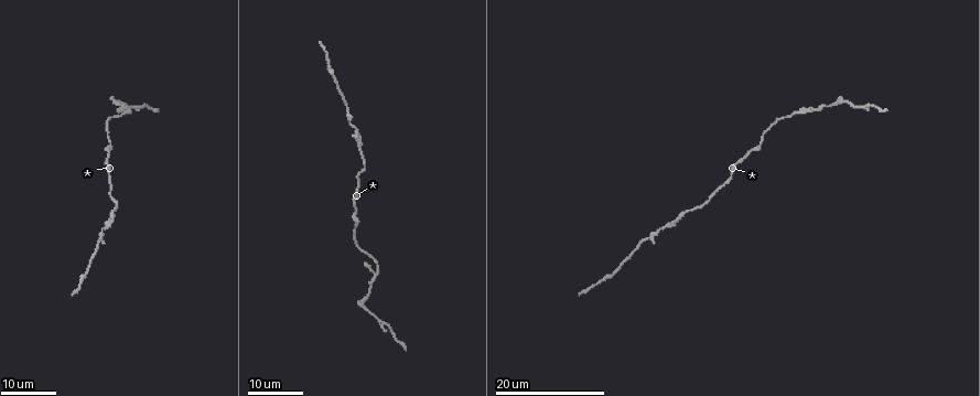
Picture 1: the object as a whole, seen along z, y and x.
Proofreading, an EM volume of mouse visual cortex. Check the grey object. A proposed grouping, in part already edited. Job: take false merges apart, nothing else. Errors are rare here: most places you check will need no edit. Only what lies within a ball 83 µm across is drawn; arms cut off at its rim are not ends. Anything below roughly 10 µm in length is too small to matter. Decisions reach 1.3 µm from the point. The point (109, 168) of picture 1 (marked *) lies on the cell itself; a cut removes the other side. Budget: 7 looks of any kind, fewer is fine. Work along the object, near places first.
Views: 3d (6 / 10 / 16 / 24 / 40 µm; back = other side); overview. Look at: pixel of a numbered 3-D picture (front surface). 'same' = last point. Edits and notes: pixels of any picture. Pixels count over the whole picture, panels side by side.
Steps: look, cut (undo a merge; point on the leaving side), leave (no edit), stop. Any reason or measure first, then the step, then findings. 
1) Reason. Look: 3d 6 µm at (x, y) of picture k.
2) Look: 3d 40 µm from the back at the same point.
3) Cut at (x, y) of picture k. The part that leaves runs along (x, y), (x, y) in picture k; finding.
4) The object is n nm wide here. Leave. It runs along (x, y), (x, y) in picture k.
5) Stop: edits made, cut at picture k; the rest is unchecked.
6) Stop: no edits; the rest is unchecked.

Thick turns thin. Look: 3d 24 µm at (110, 144) of picture 1.

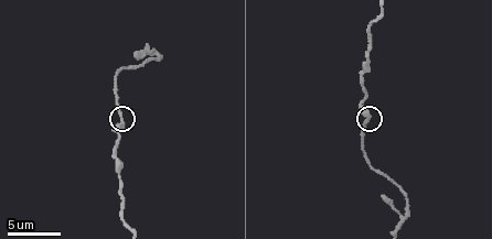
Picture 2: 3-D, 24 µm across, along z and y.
Look: 3d 6 µm at (121, 121) of picture 2.

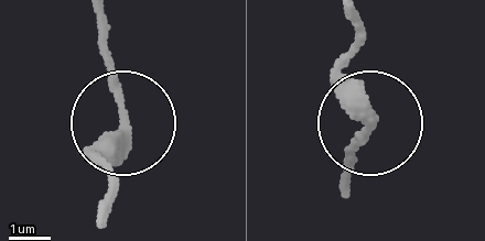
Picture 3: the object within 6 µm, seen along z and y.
Leave. Continuous, no second cell.

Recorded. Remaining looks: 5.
Three arms meet. Look: 3d 6 µm at (406, 214) of picture 2.

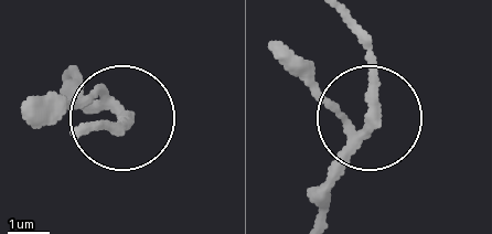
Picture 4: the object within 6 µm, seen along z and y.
3 arms meet here. Leave. It runs along (346, 18), (367, 60), (367, 124), (318, 193) in picture 4; all the same cell.

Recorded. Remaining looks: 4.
Sudden change in width. Look: 3d 16 µm at (107, 223) of picture 1.

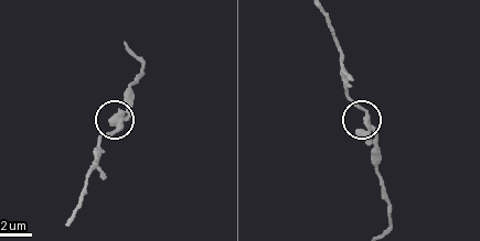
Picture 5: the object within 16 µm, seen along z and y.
Look: 3d 10 µm at (119, 126) of picture 5.

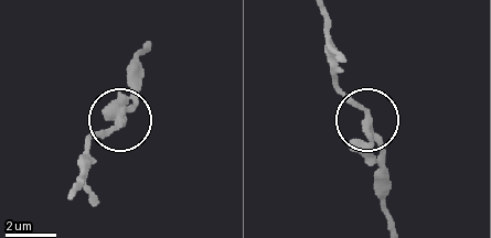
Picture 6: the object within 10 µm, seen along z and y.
Look: 3d 6 µm at (367, 122) of picture 6.

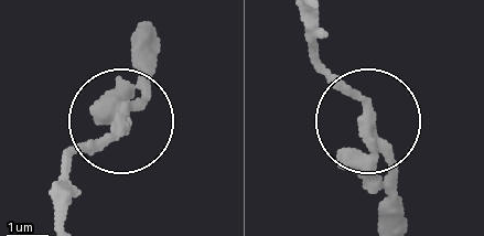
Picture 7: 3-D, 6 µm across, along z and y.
The object is 260 nm wide here. Leave. It runs along (151, 42), (148, 87), (60, 175) in picture 7; all the same cell.

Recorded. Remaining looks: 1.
Stop: no edits; the rest is unchecked.

